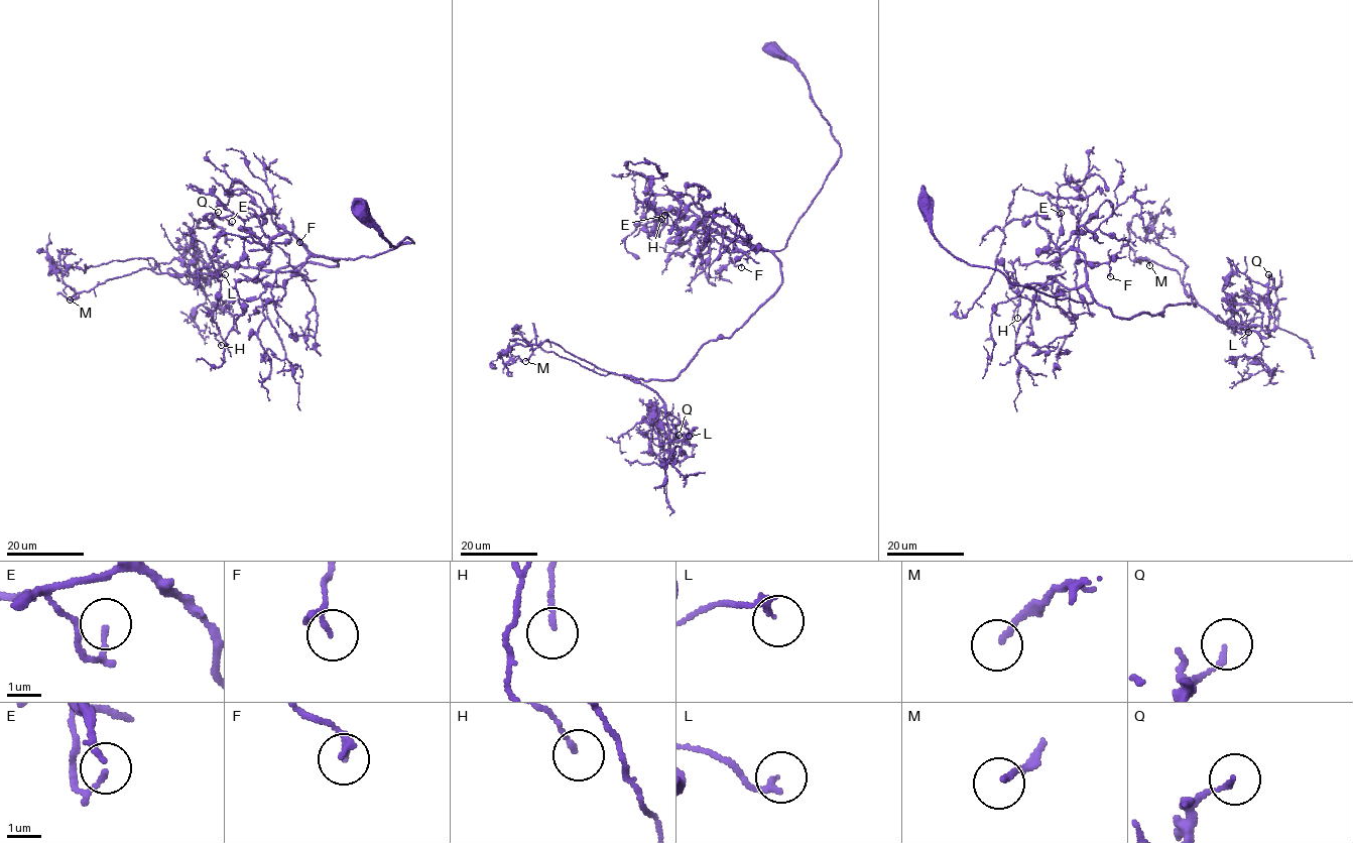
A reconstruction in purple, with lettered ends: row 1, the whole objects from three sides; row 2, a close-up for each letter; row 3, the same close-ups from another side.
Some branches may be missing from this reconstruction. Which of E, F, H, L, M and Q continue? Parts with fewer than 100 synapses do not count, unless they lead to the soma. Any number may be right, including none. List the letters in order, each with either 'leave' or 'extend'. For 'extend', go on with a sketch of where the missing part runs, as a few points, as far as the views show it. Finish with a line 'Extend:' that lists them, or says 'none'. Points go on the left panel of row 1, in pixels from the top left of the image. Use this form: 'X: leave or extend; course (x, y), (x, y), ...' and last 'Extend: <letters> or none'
E: leave
F: leave
H: leave
L: leave
M: extend; course (70, 299), (51, 297), (60, 326), (53, 328), (48, 322)
Q: leave
Extend: M

